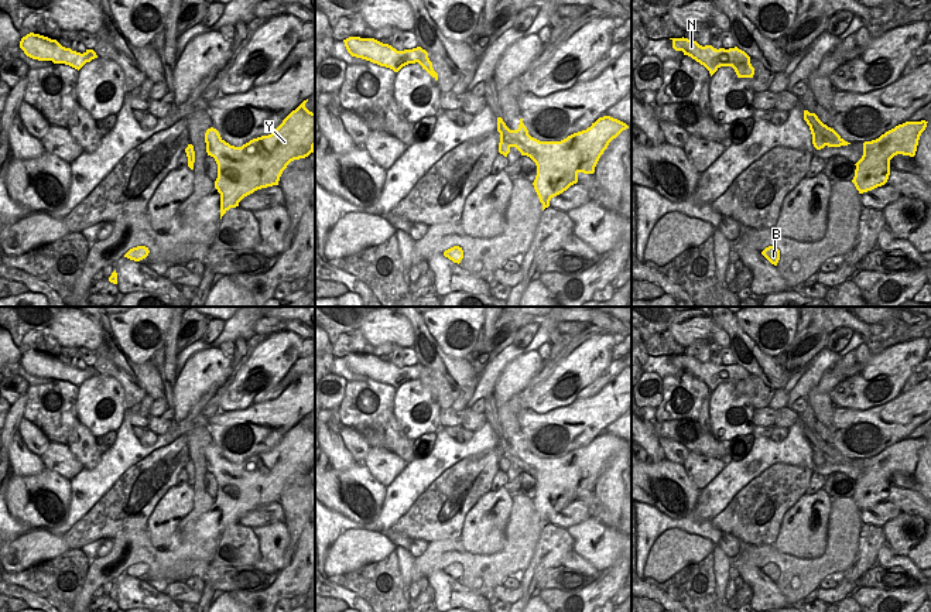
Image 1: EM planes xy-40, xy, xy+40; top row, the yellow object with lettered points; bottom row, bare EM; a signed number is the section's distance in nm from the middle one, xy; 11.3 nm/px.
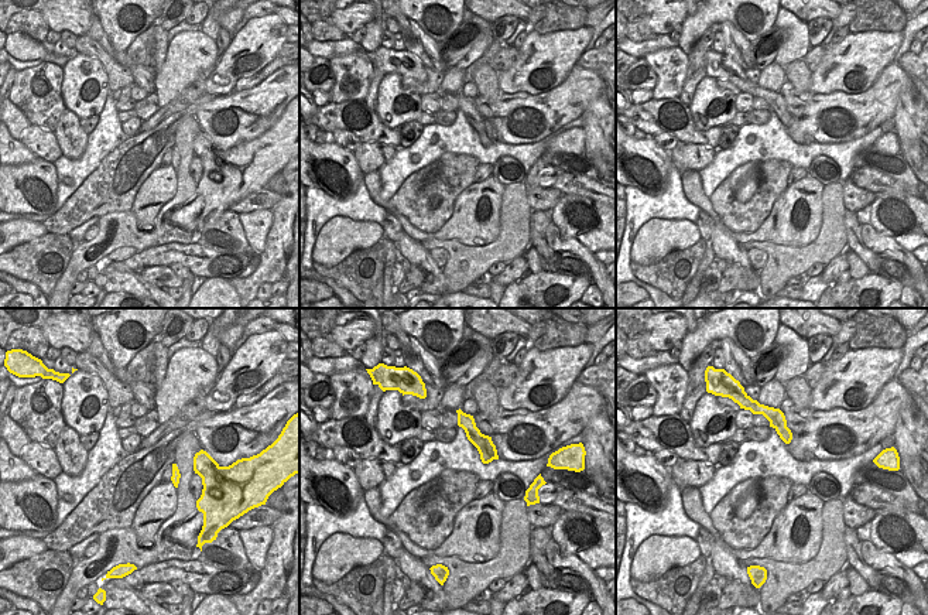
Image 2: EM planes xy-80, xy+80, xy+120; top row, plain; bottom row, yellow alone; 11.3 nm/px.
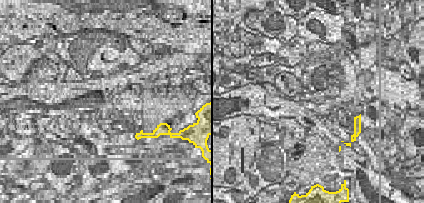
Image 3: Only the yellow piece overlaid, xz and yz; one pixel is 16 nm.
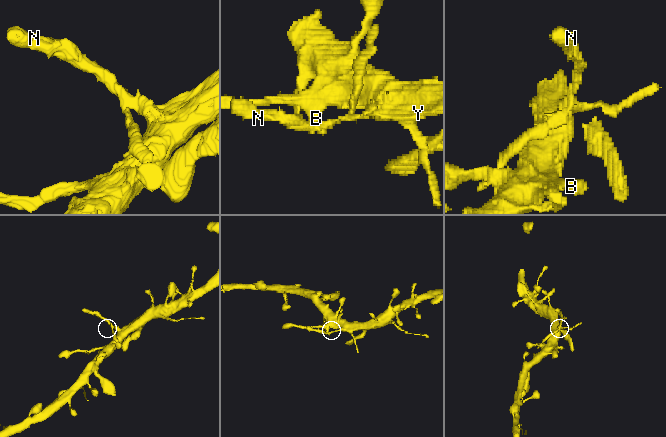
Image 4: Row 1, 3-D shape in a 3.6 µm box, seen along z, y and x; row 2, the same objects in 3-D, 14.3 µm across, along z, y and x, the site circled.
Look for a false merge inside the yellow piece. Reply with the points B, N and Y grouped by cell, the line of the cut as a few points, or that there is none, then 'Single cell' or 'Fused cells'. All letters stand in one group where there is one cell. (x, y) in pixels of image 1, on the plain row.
Groups: B N Y. No split. Single cell

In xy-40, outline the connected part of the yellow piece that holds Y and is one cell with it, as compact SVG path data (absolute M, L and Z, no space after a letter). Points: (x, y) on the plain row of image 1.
M308 416L292 427L271 451L253 455L242 464L226 459L213 444L206 447L206 469L218 481L215 505L220 510L220 536L230 524L239 523L244 513L257 506L278 502L283 488L291 478L305 475L314 469L315 430L305 424L307 418Z

